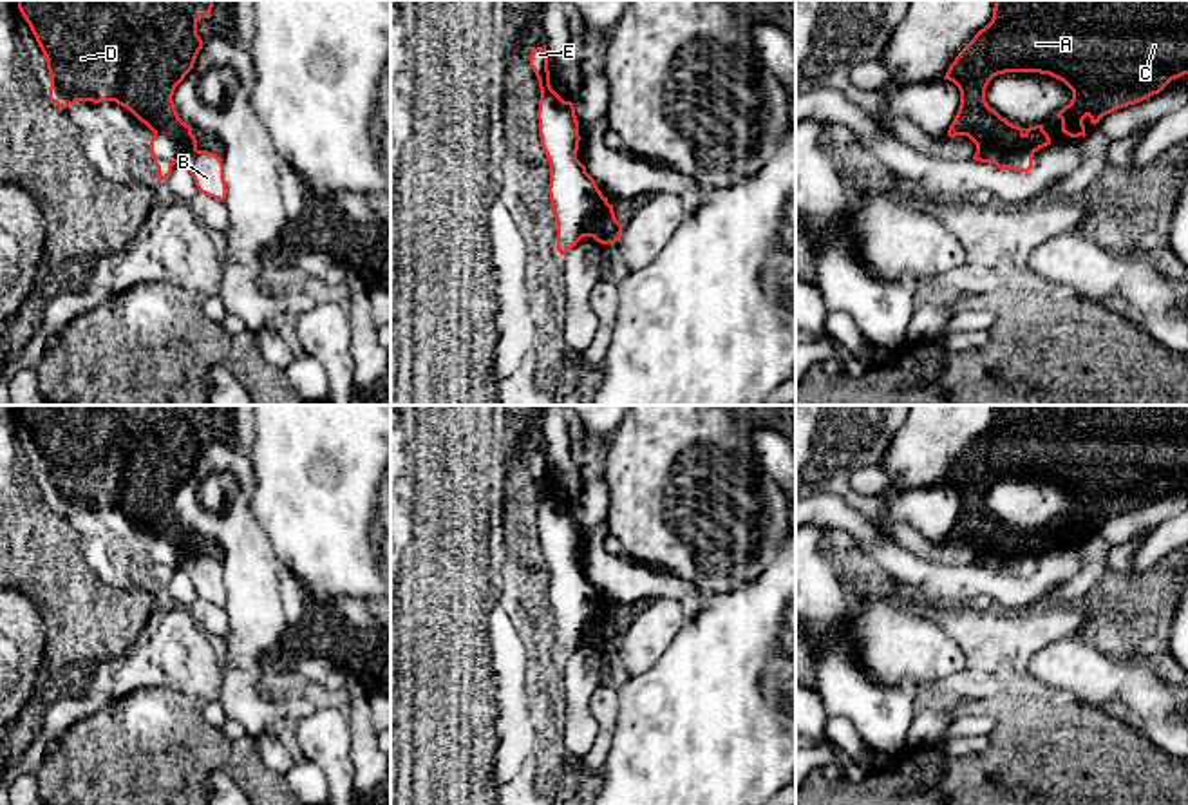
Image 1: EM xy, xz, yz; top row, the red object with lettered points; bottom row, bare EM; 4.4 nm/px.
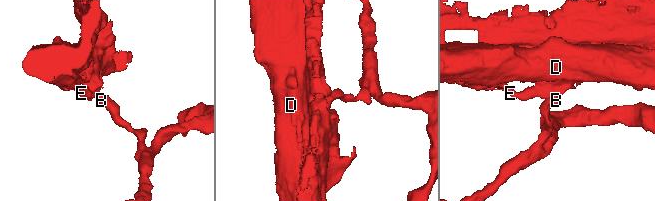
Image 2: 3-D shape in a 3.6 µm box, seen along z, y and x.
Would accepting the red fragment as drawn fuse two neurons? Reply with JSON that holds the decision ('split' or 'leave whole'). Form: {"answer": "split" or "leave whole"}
{"answer": "split"}

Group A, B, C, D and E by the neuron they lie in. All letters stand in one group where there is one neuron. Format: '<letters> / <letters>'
A C D E / B

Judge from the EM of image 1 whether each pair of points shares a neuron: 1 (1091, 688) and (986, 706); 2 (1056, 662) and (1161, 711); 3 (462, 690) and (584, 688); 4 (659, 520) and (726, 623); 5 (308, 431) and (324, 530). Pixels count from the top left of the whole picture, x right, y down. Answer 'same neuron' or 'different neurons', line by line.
1: different neurons
2: same neuron
3: different neurons
4: different neurons
5: same neuron

